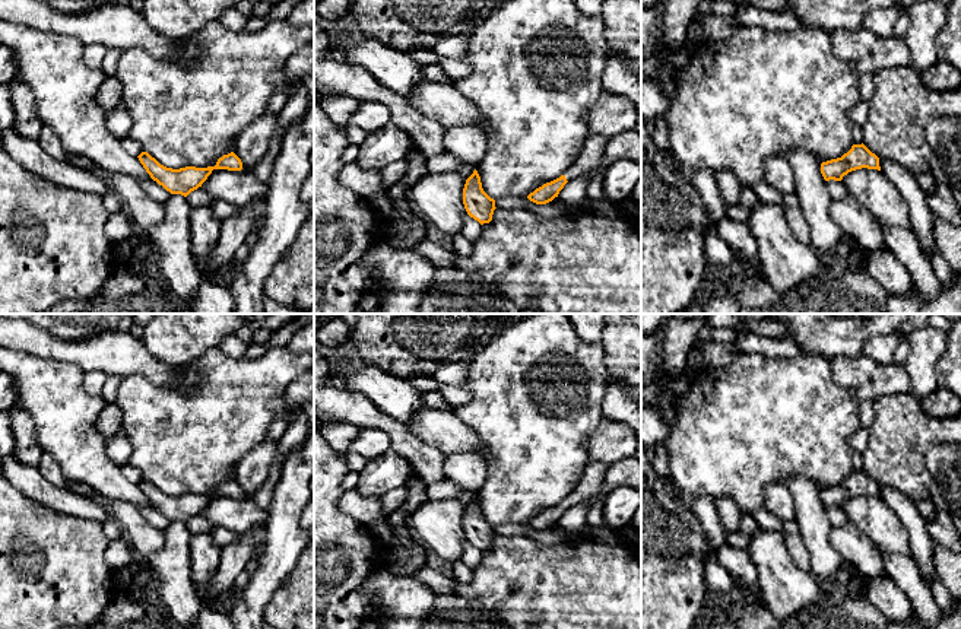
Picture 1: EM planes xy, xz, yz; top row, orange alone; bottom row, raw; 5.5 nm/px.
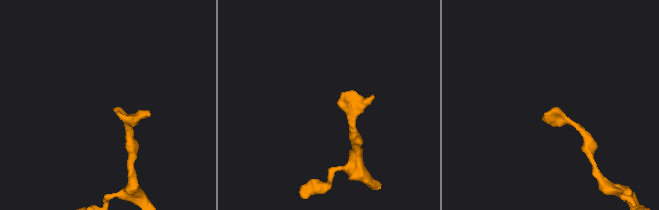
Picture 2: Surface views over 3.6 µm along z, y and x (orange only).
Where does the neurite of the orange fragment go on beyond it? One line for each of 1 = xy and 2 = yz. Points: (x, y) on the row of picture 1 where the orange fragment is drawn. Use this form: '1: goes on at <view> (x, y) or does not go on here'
1: does not go on here
2: does not go on here

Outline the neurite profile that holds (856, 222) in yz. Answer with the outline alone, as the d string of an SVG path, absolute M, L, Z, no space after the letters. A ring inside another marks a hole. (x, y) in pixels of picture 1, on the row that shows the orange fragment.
M851 197L832 200L830 215L843 235L853 238L868 254L888 250L879 222Z

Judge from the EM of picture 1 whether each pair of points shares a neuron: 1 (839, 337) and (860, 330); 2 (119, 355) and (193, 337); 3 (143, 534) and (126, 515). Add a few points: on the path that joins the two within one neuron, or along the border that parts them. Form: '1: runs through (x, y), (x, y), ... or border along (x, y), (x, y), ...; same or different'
1: runs through (844, 334), (855, 330); same
2: border along (140, 340), (154, 356), (175, 367); different
3: runs through (139, 530), (130, 520); same

